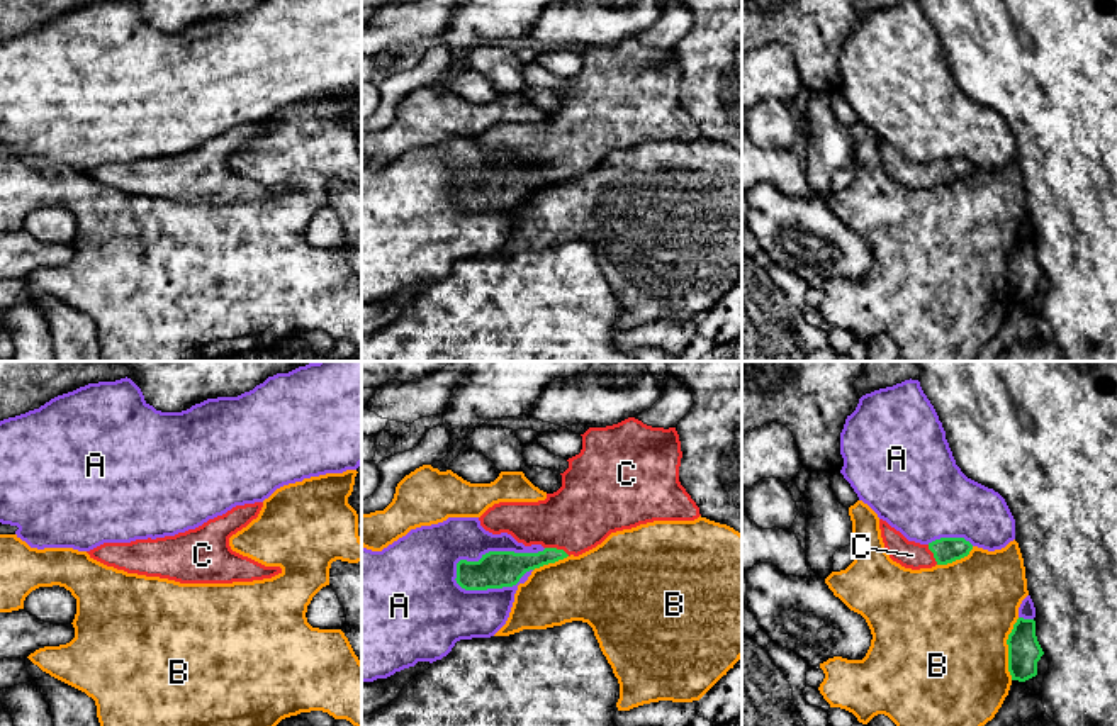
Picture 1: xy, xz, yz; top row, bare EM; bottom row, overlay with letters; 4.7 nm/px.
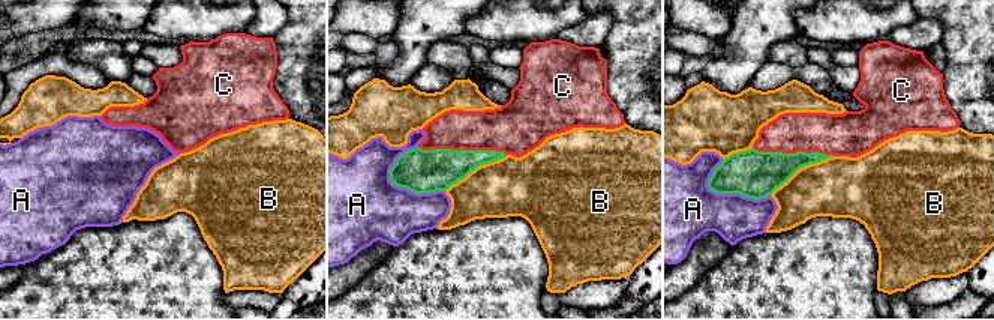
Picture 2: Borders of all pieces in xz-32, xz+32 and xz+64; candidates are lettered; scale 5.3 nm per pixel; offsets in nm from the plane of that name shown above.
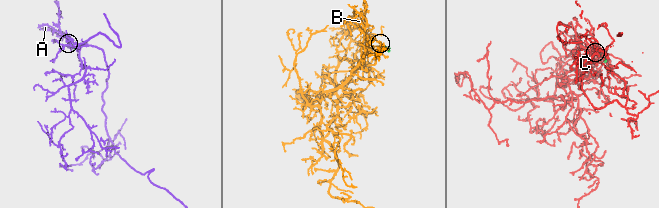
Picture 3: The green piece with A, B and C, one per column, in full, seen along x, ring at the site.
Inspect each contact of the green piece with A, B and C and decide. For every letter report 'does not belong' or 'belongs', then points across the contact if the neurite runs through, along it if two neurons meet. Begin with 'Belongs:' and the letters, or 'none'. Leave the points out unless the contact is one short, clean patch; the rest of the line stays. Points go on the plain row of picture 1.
Belongs: C
A: does not belong
B: does not belong
C: belongs | across xz (506, 187), (544, 178), (555, 168), (561, 155), (588, 128)

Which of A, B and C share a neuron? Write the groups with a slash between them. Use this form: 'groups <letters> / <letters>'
groups A / B / C

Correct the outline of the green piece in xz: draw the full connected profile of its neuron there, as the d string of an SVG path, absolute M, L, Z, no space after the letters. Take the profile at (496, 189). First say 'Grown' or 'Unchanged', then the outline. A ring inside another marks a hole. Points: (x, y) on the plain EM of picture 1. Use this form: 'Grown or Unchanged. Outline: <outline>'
Grown. Outline: M628 37L613 46L589 47L581 56L582 70L567 80L569 88L560 93L562 107L557 112L547 114L547 119L538 122L499 122L479 137L480 146L492 154L508 153L525 166L542 165L545 170L538 173L489 171L479 182L460 180L455 200L462 209L487 210L513 207L526 192L570 175L579 176L601 165L611 153L654 141L694 141L701 136L699 127L679 102L682 71L676 47L652 47L635 37Z

